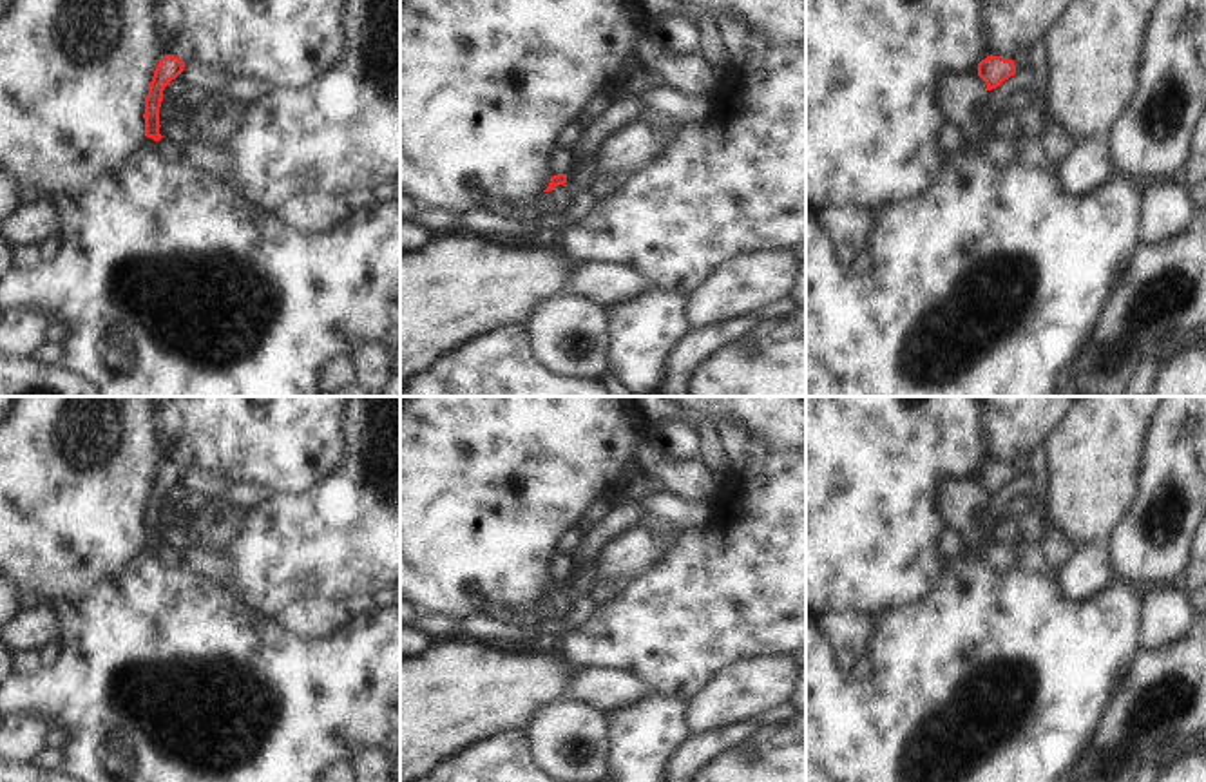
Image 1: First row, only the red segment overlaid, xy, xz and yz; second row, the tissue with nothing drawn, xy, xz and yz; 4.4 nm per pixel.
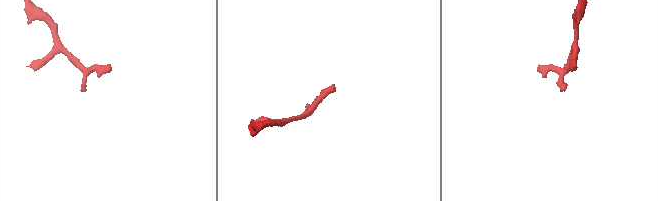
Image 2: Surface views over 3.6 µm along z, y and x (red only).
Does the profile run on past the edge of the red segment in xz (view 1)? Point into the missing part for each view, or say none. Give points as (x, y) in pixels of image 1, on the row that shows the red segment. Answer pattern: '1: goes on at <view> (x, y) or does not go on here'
1: does not go on here

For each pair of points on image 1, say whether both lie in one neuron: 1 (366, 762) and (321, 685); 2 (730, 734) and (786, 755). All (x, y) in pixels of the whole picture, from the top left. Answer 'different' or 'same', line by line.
1: different
2: different

